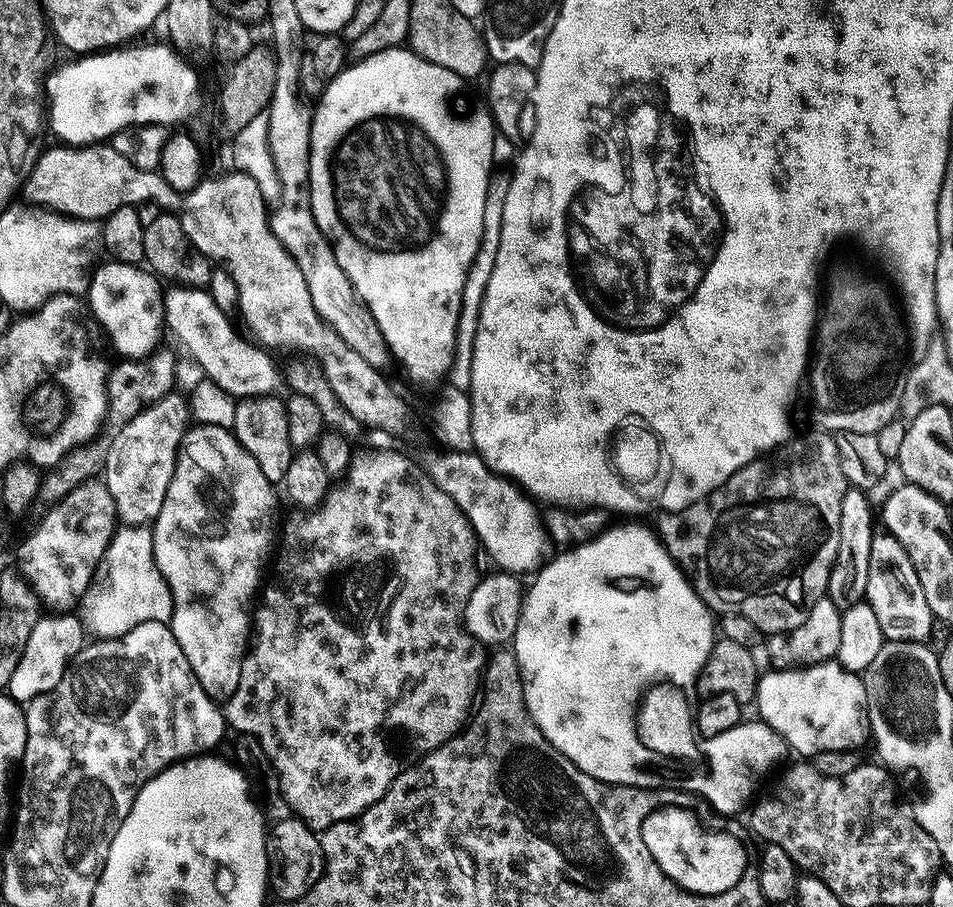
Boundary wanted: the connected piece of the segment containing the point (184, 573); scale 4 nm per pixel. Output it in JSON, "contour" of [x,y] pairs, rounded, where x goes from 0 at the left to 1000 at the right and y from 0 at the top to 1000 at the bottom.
{"contour":[[[262,502],[262,547],[246,547],[246,560],[235,560],[235,578],[220,578],[220,595],[159,595],[164,623],[180,652],[178,691],[183,703],[187,703],[187,712],[191,712],[191,721],[195,721],[195,730],[199,730],[199,739],[204,739],[212,761],[228,774],[241,771],[246,761],[250,761],[250,743],[254,743],[254,730],[262,713],[267,663],[292,595],[290,542]]]}

